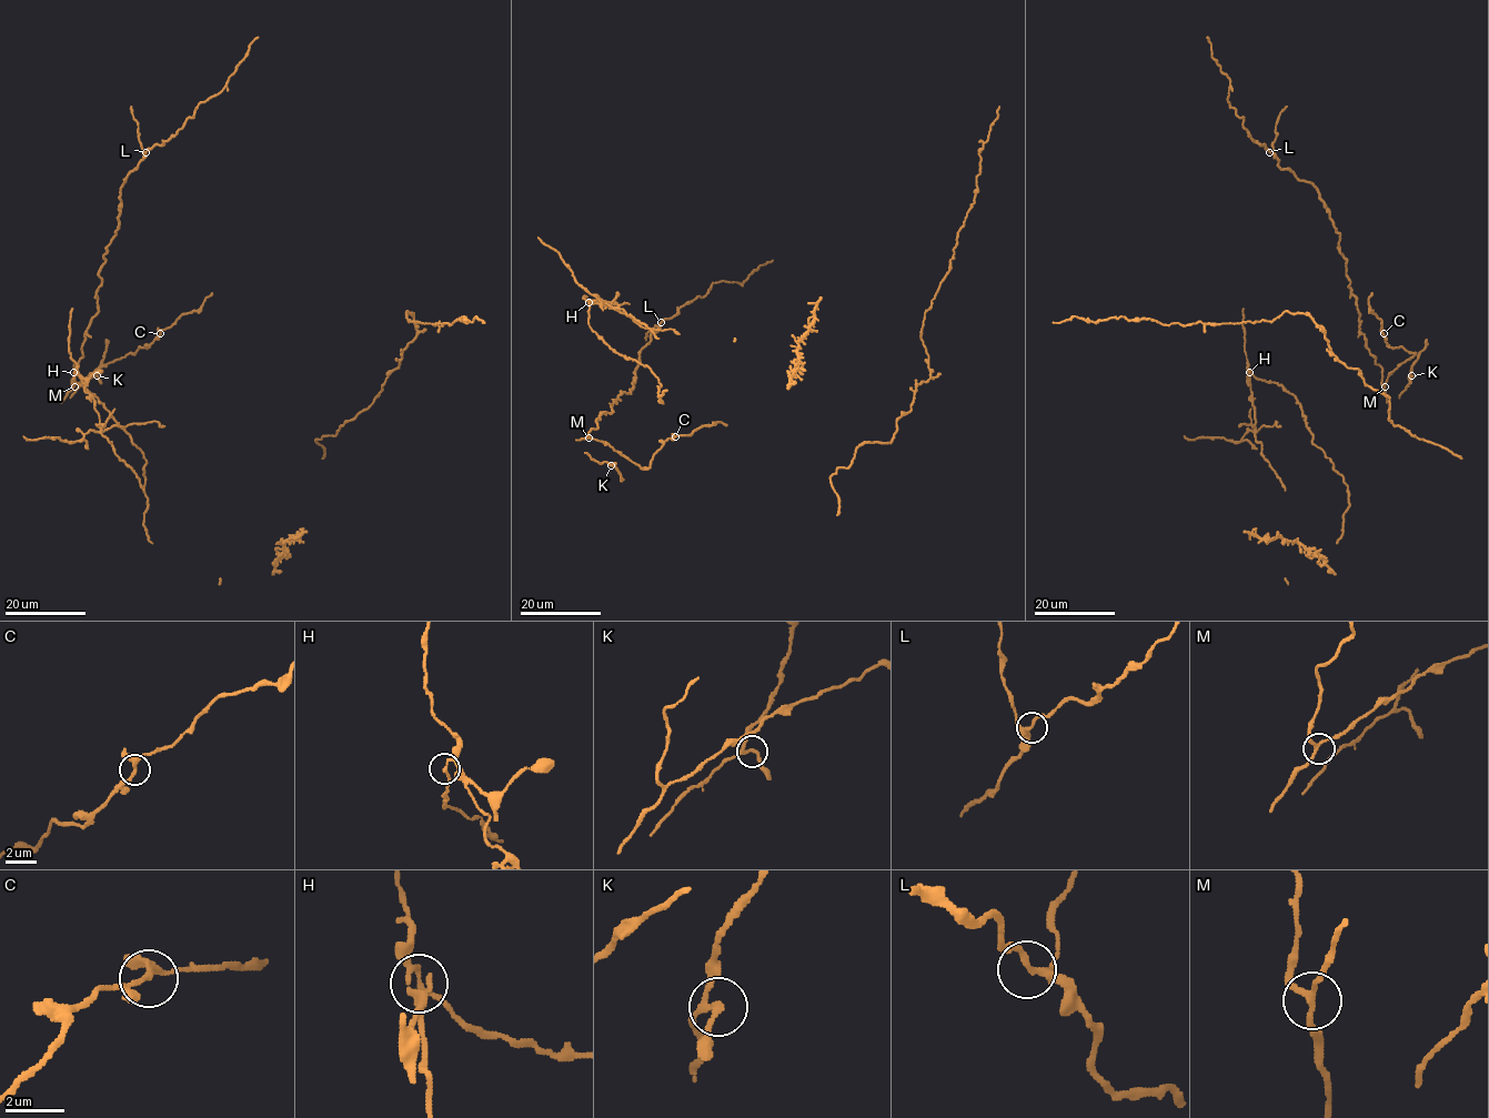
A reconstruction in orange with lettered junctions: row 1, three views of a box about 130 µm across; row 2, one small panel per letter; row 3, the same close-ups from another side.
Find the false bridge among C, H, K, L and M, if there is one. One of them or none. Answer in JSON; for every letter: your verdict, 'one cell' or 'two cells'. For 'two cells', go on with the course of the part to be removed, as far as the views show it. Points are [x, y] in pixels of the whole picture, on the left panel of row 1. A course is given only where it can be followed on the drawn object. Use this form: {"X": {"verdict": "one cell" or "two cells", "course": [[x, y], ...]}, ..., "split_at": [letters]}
{"C": {"verdict": "one cell"}, "H": {"verdict": "two cells", "course": [[74, 372], [94, 401], [99, 432], [90, 430], [80, 440], [72, 442], [59, 437], [28, 440], [23, 435]]}, "K": {"verdict": "one cell"}, "L": {"verdict": "one cell"}, "M": {"verdict": "one cell"}, "split_at": ["H"]}

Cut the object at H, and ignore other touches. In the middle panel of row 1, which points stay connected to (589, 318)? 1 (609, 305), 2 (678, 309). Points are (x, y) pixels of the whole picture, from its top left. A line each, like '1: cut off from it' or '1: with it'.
1: cut off from it
2: with it

